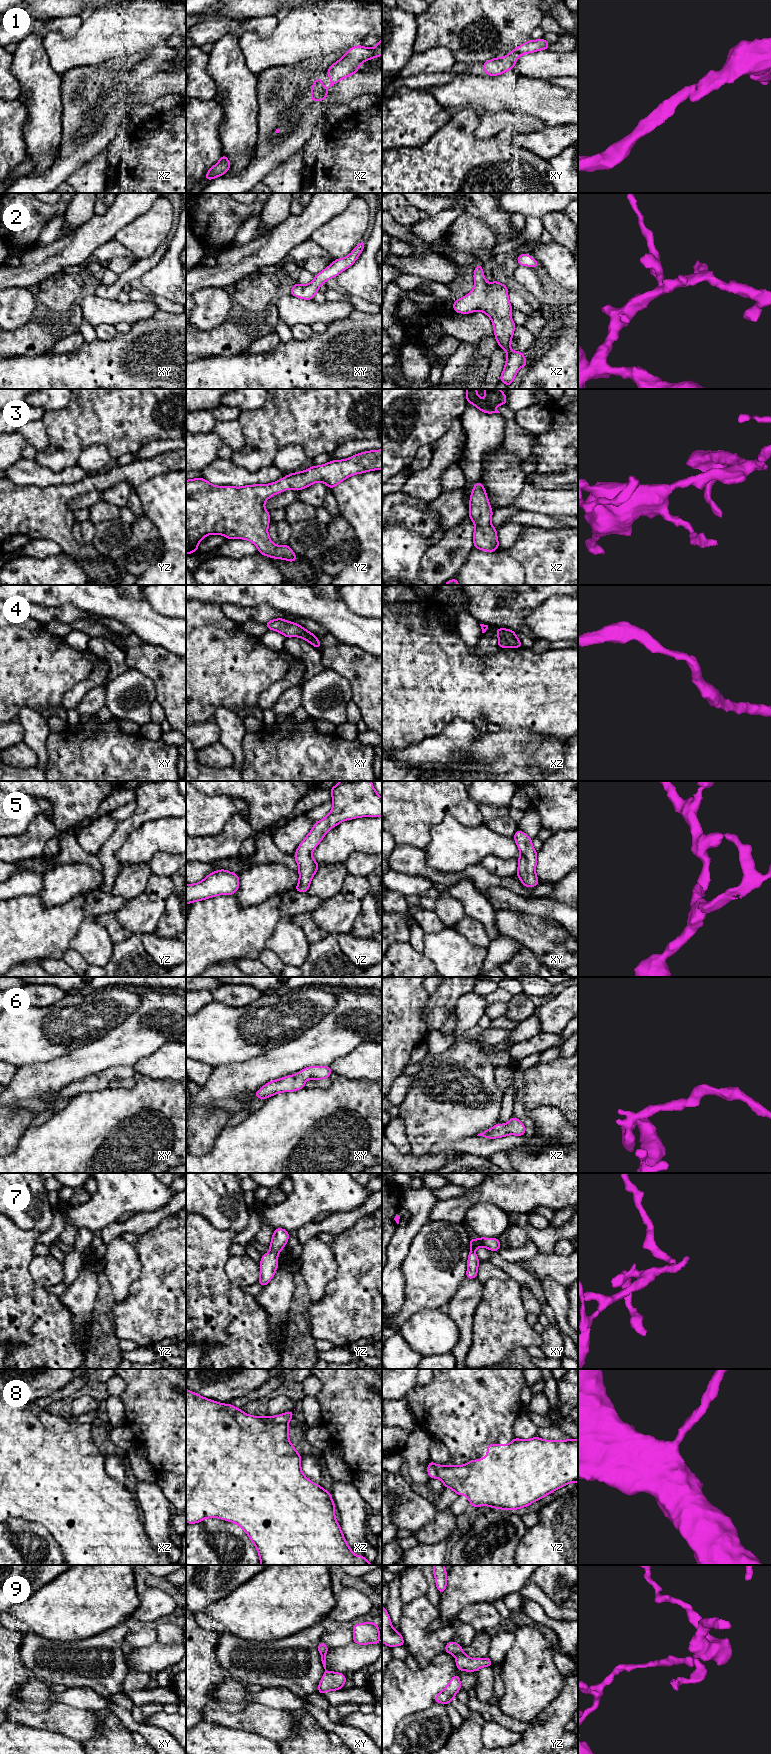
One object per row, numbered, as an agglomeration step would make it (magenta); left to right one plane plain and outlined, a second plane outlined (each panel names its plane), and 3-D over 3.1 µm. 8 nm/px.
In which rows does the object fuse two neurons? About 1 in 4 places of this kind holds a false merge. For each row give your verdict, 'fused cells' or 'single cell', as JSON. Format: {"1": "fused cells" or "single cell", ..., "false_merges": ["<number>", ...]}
{"1": "single cell", "2": "single cell", "3": "single cell", "4": "single cell", "5": "single cell", "6": "single cell", "7": "single cell", "8": "single cell", "9": "fused cells", "false_merges": ["9"]}

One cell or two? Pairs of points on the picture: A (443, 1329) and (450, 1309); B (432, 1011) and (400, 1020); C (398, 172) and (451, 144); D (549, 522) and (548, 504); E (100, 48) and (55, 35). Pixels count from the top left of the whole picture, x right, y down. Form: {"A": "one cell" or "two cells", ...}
{"A": "two cells", "B": "two cells", "C": "one cell", "D": "two cells", "E": "one cell"}

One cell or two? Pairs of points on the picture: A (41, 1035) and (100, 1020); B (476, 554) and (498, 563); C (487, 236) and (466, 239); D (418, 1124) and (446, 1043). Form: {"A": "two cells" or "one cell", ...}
{"A": "one cell", "B": "one cell", "C": "one cell", "D": "two cells"}

